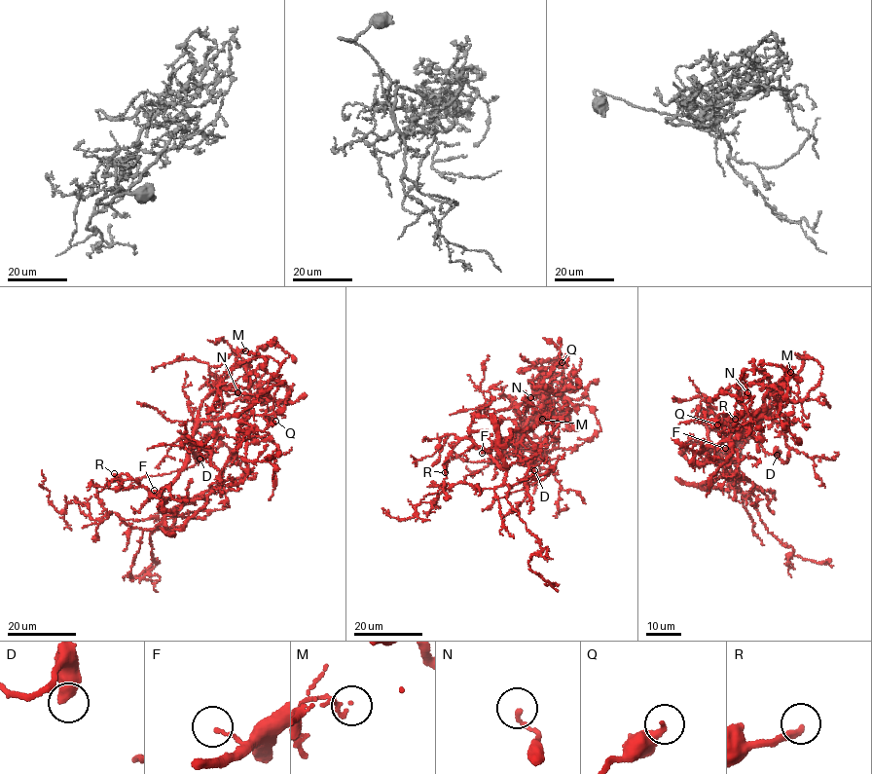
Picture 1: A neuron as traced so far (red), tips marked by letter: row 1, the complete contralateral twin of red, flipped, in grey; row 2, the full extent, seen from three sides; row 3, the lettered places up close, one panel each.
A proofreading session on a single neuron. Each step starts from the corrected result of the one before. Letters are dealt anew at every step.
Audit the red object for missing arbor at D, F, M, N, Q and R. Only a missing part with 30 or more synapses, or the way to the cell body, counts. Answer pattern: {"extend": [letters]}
{"extend": ["R"]}

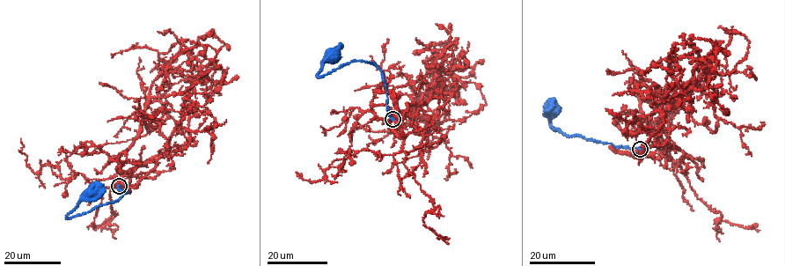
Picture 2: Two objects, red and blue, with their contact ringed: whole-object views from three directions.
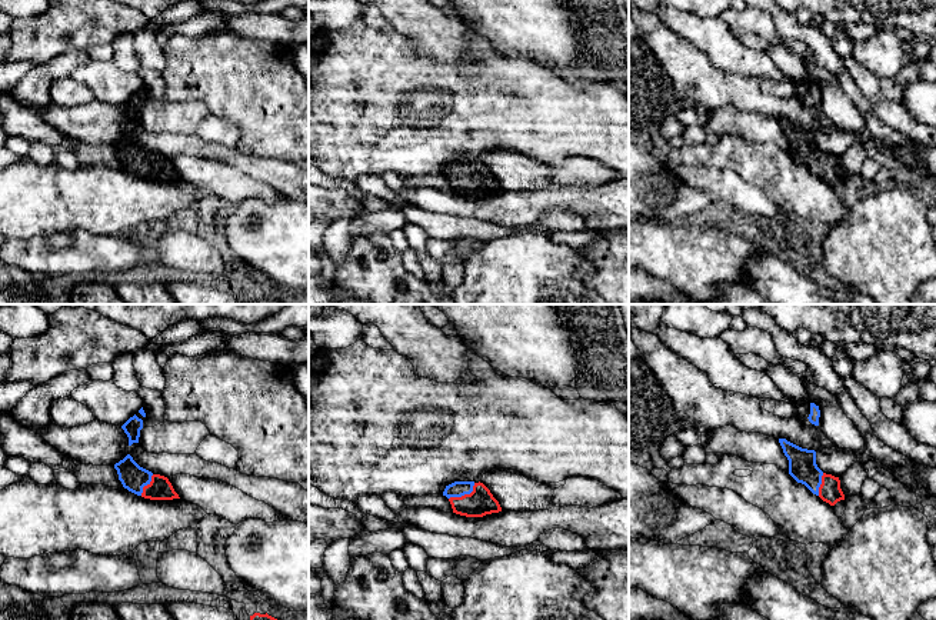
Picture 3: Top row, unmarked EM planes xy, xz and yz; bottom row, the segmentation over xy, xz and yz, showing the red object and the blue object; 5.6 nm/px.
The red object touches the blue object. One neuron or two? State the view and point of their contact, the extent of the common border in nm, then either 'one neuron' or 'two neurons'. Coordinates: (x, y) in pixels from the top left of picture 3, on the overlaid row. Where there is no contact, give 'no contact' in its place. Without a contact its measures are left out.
xz (465, 494) | 180 nm | one neuron

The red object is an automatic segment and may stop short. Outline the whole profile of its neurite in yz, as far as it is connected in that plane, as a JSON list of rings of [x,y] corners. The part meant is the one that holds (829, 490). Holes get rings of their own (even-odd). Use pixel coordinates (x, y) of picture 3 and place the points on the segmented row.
[[[779,439],[779,443],[789,460],[789,474],[797,483],[805,484],[813,494],[830,506],[845,500],[839,477],[826,474],[817,467],[815,450],[802,449],[786,439]]]

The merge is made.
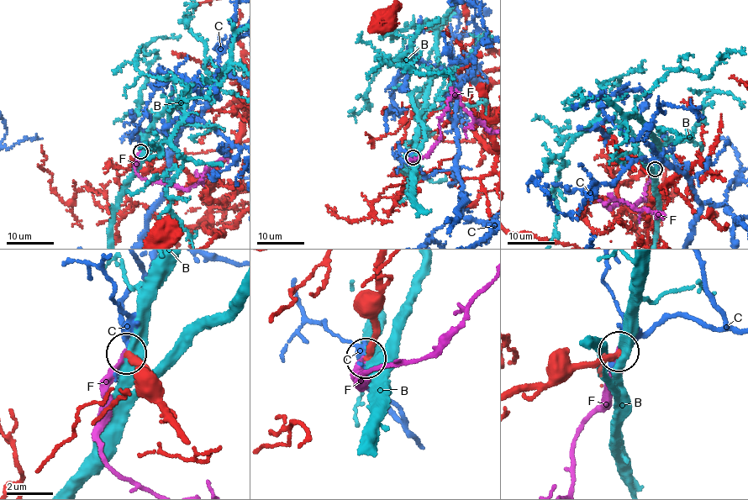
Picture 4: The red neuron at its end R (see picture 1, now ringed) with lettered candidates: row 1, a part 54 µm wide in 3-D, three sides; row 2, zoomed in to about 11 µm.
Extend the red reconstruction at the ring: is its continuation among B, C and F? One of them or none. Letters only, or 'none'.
none

